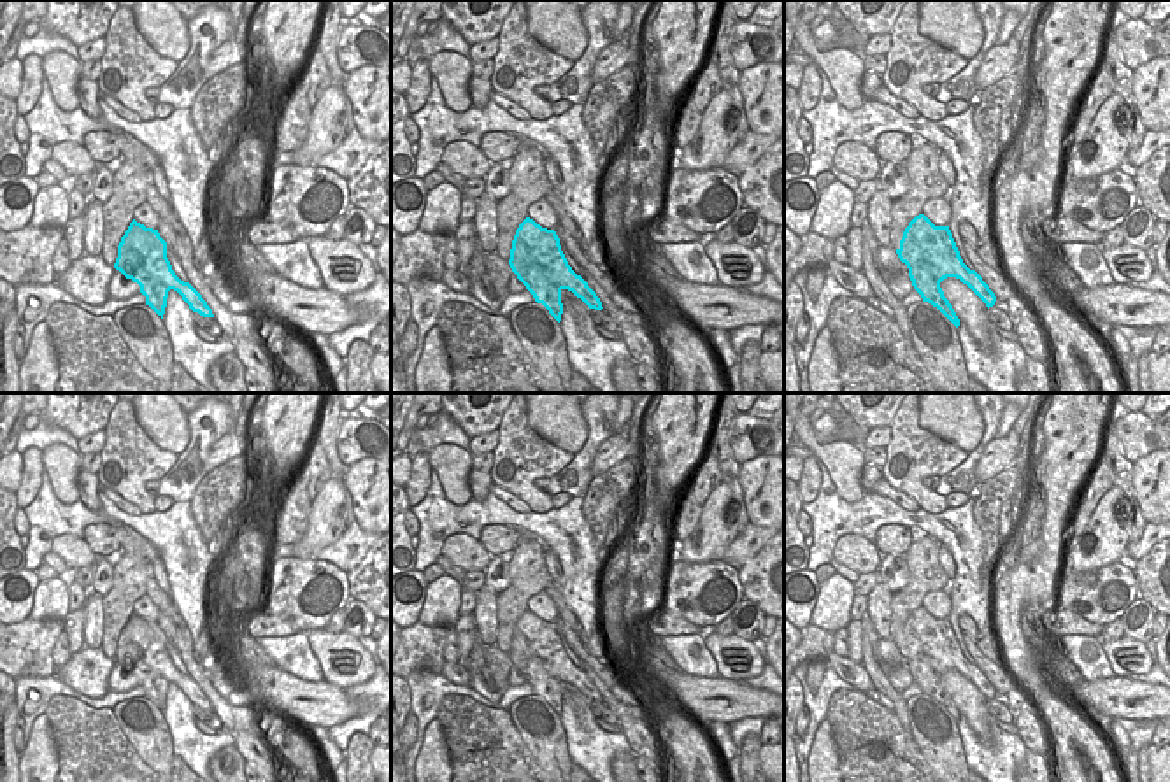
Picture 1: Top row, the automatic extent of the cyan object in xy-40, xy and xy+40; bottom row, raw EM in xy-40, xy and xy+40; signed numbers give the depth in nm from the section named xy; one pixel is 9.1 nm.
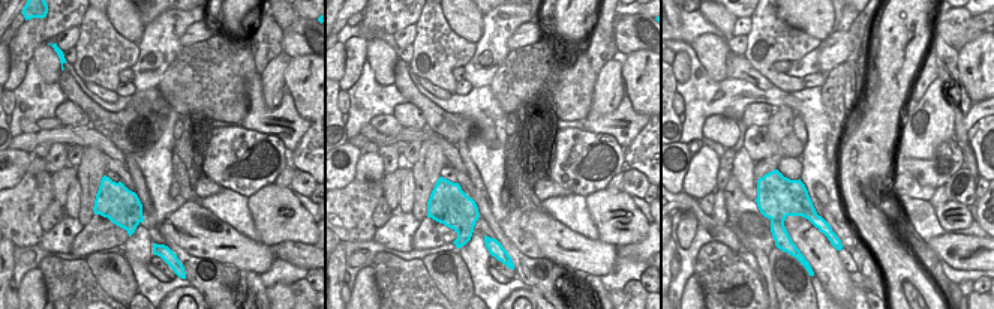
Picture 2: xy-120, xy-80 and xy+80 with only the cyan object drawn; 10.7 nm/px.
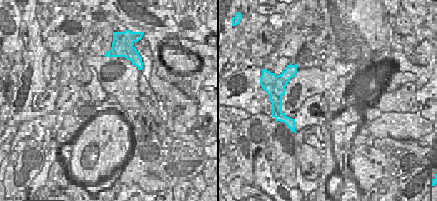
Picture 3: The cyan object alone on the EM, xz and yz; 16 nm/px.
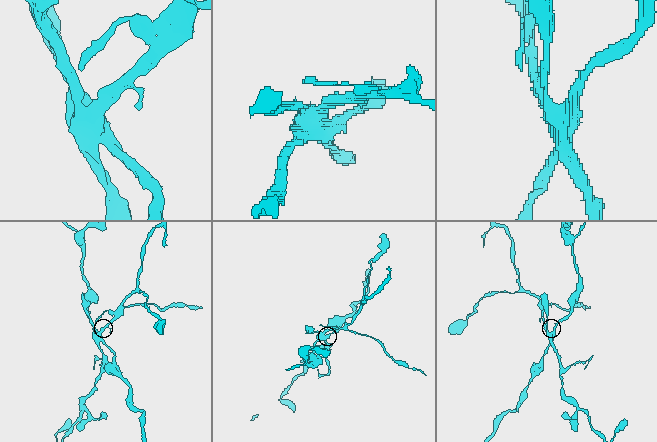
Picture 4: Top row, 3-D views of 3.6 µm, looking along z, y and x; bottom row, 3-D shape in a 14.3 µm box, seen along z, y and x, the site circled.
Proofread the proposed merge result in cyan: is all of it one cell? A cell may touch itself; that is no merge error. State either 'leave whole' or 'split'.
split

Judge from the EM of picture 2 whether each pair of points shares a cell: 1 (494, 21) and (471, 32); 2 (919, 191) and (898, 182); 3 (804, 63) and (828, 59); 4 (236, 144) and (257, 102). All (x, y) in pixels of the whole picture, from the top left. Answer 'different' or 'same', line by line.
1: different
2: same
3: different
4: different

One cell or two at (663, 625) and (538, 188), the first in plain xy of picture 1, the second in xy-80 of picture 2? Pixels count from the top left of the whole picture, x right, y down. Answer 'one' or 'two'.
one

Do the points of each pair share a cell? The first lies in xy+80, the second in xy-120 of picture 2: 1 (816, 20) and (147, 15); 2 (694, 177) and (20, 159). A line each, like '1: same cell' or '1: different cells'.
1: different cells
2: different cells

